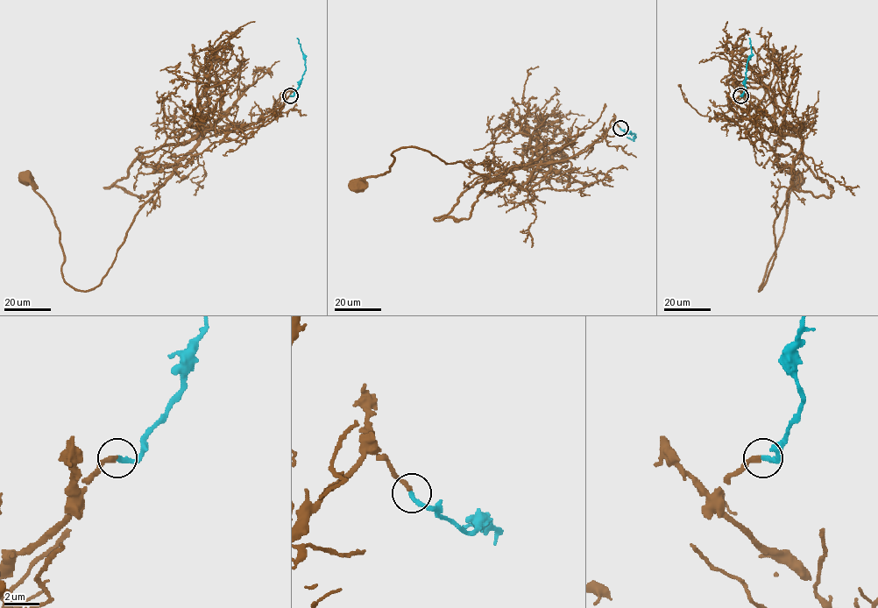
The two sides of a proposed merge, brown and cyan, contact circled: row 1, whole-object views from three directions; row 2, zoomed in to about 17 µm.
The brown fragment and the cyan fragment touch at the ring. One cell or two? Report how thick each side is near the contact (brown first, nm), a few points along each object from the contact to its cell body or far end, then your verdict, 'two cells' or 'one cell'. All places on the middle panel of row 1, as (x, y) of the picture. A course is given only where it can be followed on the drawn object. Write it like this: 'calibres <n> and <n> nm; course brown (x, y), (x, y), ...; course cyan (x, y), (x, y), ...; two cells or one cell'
calibres 260 and 240 nm; course brown (620, 128), (614, 123), (575, 154), (540, 165), (527, 190), (416, 147), (400, 147), (388, 172), (357, 185); course cyan (620, 128), (627, 133), (635, 134), (633, 139), (626, 137); one cell

